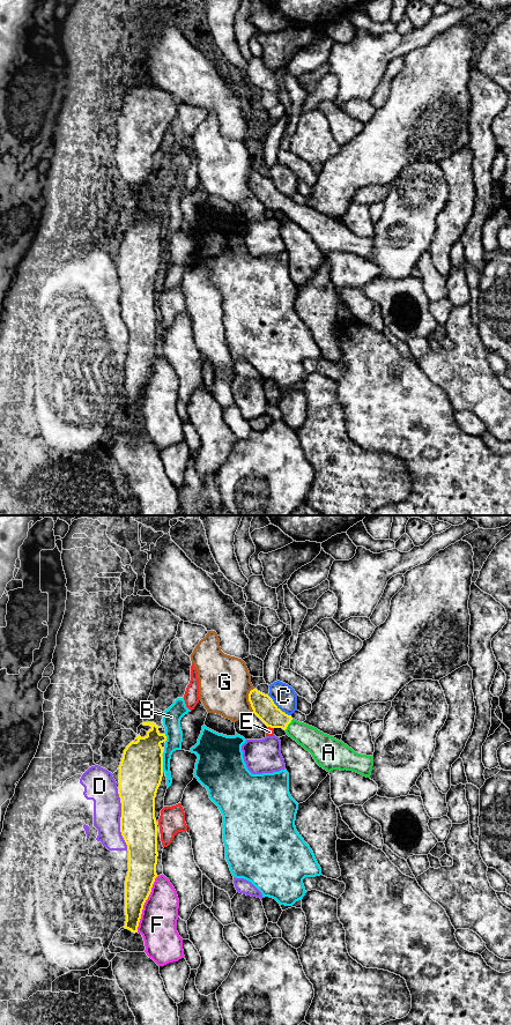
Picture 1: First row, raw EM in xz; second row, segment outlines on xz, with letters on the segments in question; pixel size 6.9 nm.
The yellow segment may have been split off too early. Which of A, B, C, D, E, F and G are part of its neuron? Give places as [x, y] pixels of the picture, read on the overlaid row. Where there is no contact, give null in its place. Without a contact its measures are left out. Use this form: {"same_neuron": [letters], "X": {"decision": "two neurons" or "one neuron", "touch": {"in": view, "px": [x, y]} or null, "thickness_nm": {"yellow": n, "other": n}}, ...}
{"same_neuron": ["A"], "A": {"decision": "one neuron", "touch": {"in": "xz", "px": [288, 723]}, "thickness_nm": {"yellow": 160, "other": 170}}, "B": {"decision": "two neurons", "touch": {"in": "xz", "px": [162, 764]}, "thickness_nm": {"yellow": 300, "other": 120}}, "C": {"decision": "two neurons", "touch": {"in": "xz", "px": [279, 708]}, "thickness_nm": {"yellow": 160, "other": 160}}, "D": {"decision": "two neurons", "touch": {"in": "xz", "px": [120, 826]}, "thickness_nm": {"yellow": 260, "other": 190}}, "E": {"decision": "two neurons", "touch": {"in": "xz", "px": [271, 727]}, "thickness_nm": {"yellow": 160, "other": 60}}, "F": {"decision": "two neurons", "touch": {"in": "xz", "px": [143, 904]}, "thickness_nm": {"yellow": 200, "other": 260}}, "G": {"decision": "two neurons", "touch": {"in": "xz", "px": [249, 700]}, "thickness_nm": {"yellow": 160, "other": 360}}}

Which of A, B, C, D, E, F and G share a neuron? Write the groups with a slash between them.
A / B / C / D / E / F / G

